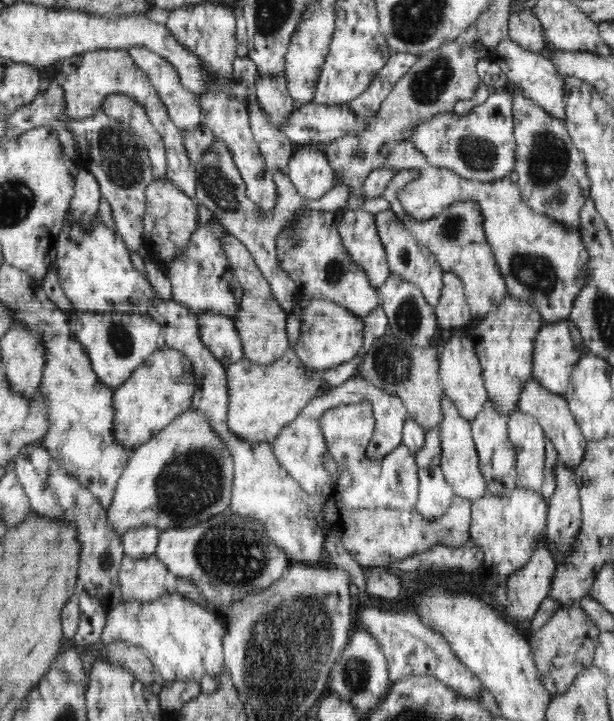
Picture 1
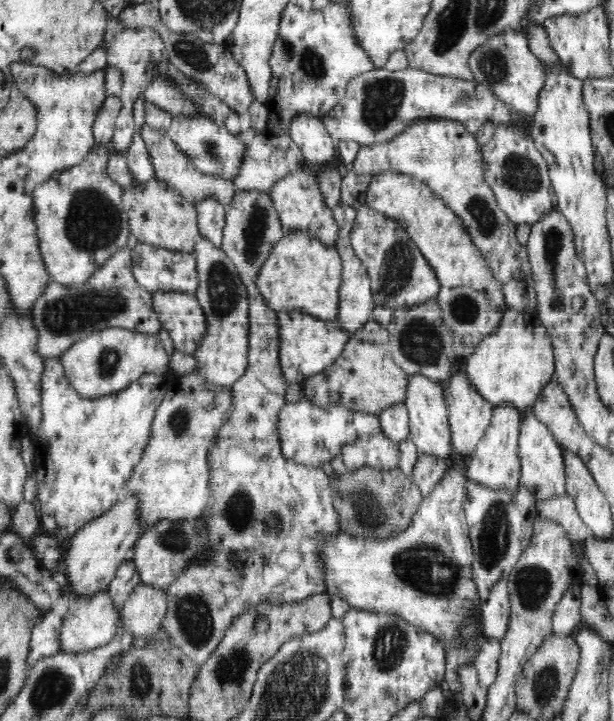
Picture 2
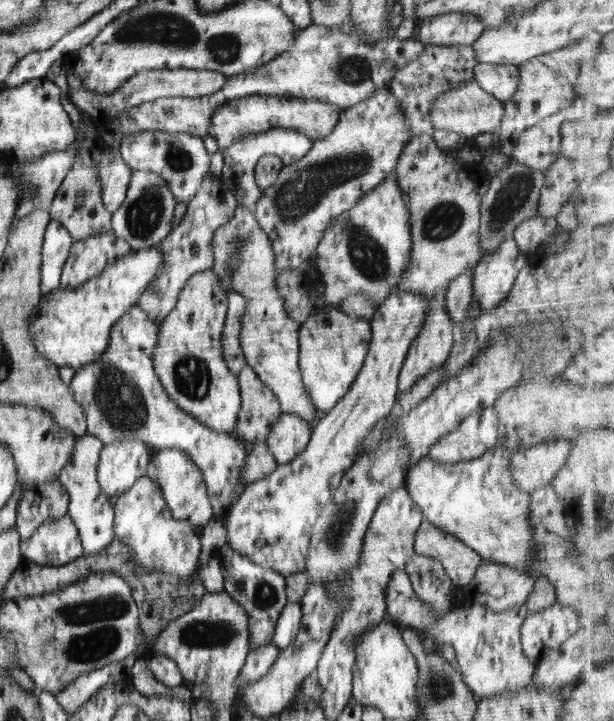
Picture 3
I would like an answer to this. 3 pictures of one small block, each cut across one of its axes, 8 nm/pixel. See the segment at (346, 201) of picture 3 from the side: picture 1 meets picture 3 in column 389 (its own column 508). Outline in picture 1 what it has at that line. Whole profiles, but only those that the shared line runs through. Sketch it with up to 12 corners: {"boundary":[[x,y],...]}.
{"boundary":[[512,93],[437,114],[411,141],[466,180],[509,177]]}

